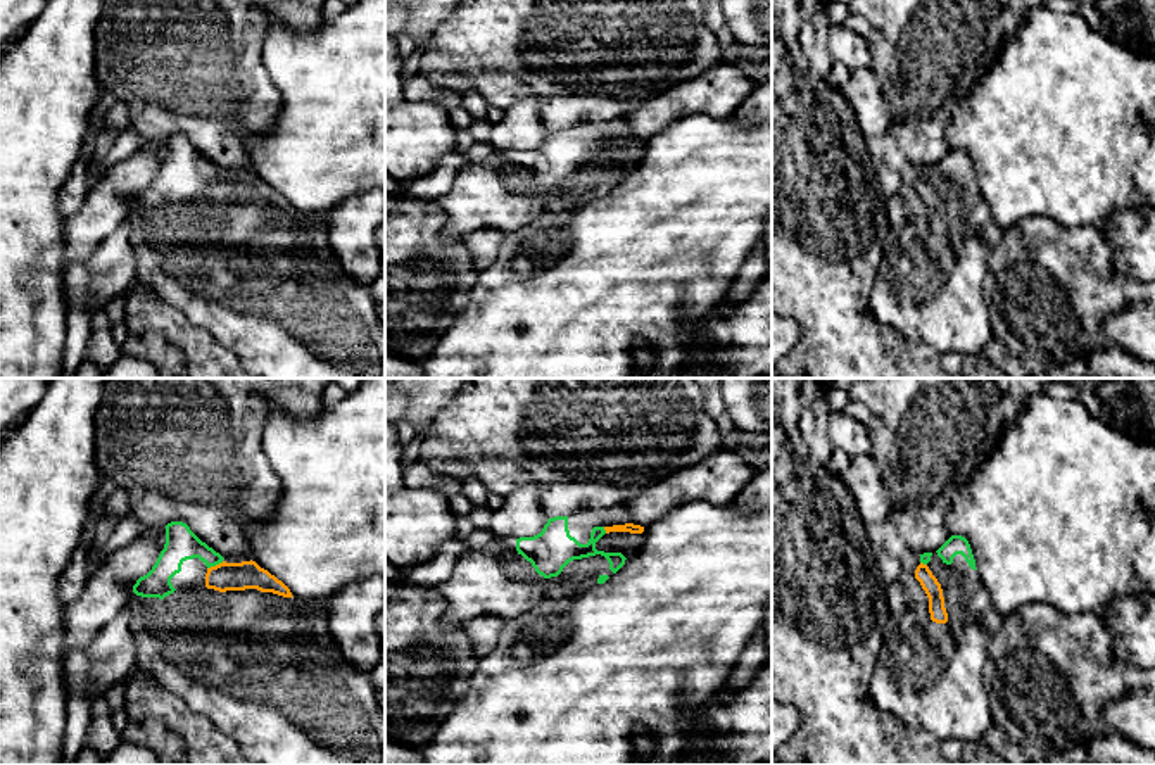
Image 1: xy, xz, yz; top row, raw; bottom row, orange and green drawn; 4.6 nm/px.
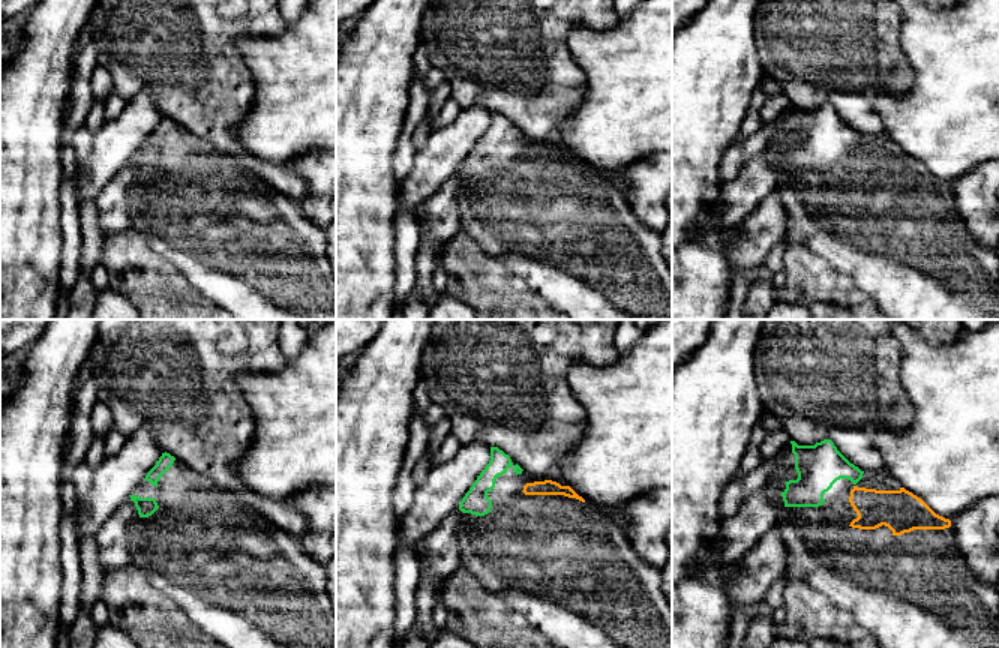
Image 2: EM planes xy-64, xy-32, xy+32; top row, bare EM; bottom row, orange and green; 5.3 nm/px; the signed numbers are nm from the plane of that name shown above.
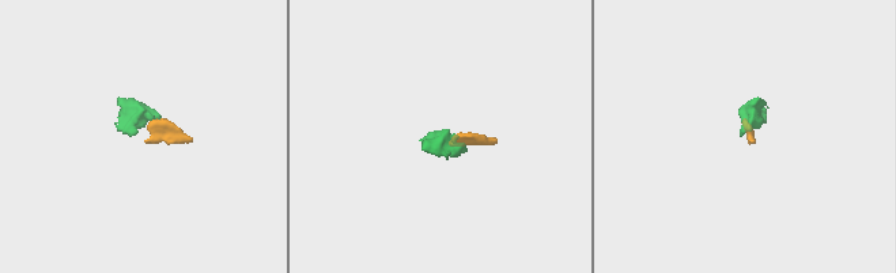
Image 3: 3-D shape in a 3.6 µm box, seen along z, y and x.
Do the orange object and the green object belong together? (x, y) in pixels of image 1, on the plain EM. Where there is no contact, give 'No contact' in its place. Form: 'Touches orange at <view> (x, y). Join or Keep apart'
Touches orange at xy (216, 178). Join

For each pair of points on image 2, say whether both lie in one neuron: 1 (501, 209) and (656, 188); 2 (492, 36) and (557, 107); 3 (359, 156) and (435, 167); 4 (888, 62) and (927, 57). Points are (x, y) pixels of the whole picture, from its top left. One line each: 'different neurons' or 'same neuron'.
1: different neurons
2: same neuron
3: different neurons
4: different neurons

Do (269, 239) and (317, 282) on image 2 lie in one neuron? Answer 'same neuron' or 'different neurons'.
same neuron

